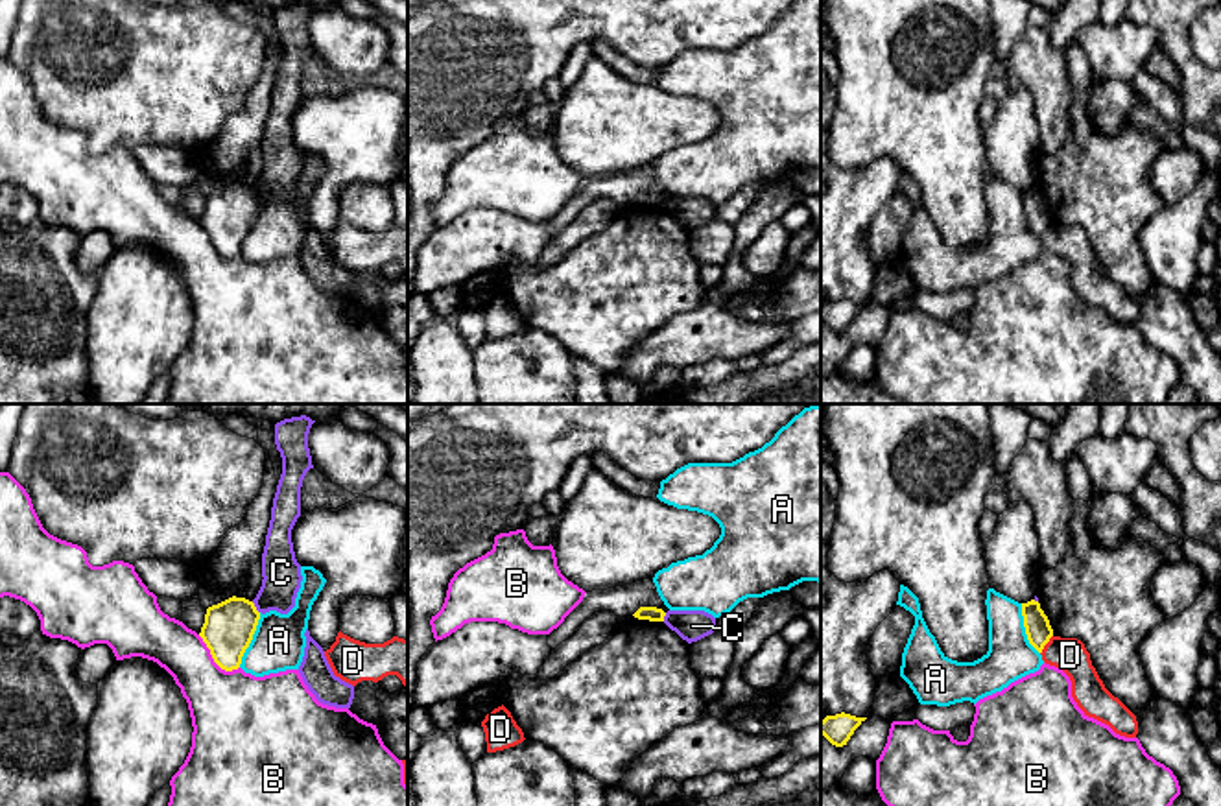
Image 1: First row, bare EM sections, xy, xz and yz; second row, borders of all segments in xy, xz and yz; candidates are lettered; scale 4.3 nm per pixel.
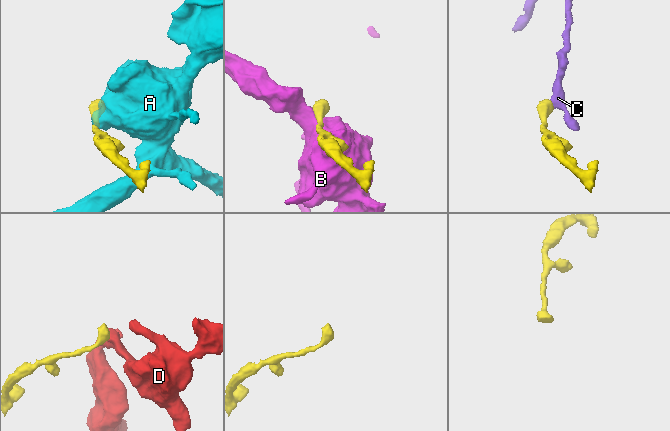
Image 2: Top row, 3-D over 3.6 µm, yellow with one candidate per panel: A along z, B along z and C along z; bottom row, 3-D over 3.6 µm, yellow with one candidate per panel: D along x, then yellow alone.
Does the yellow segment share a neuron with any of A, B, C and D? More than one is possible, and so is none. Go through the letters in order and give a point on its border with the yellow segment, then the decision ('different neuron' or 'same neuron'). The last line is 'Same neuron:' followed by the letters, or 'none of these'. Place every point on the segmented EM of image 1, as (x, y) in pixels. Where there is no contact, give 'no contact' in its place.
A: xy (251, 639) | different neuron
B: xy (214, 661) | different neuron
C: xy (255, 607) | different neuron
D: yz (1046, 642) | different neuron
Same neuron: none of these

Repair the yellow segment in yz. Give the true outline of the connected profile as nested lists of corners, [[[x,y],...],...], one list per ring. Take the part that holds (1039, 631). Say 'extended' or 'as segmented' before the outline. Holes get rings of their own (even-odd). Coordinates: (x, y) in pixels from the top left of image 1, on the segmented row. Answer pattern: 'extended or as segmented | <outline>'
as segmented | [[[1031,599],[1027,603],[1022,603],[1022,616],[1024,616],[1024,627],[1029,644],[1042,653],[1044,646],[1053,636],[1053,629],[1049,625],[1048,616],[1040,609],[1040,603]]]

